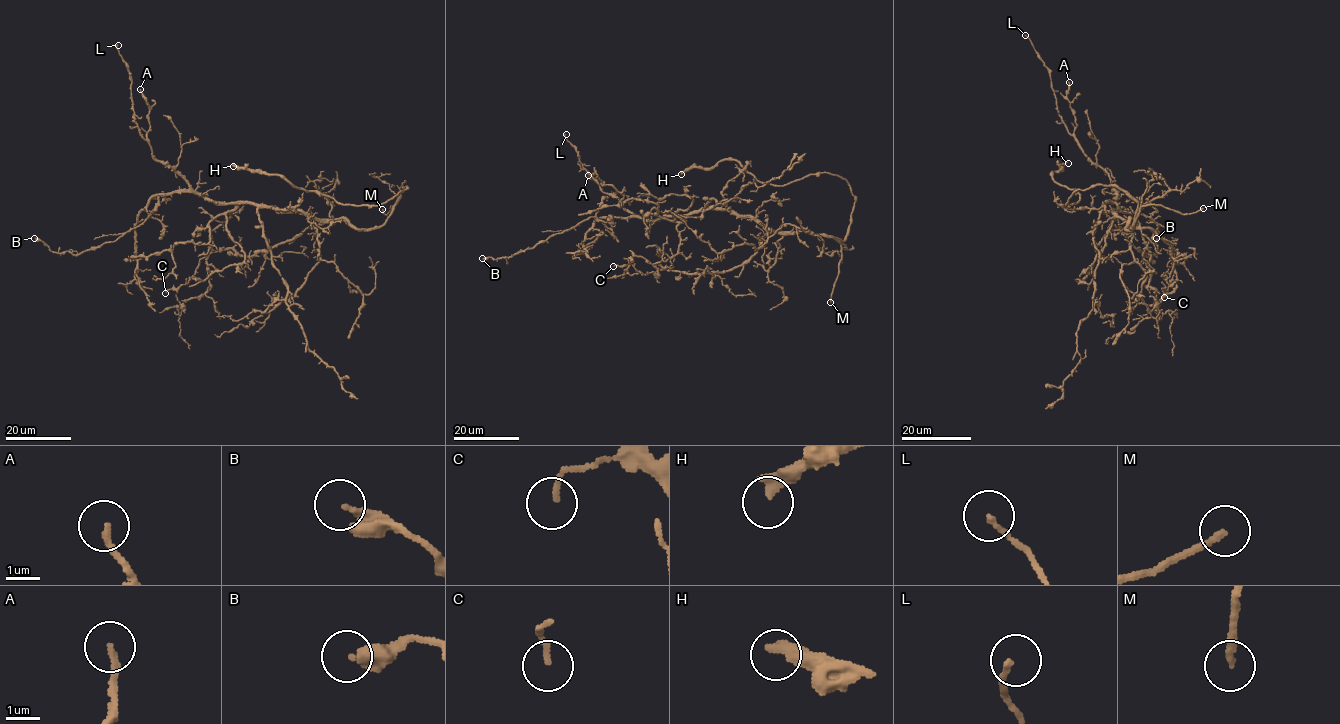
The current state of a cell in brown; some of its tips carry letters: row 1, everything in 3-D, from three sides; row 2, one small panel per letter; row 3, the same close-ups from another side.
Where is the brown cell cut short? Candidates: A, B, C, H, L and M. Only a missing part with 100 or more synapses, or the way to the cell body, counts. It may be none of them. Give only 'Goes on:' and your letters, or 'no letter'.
Goes on: H, M

